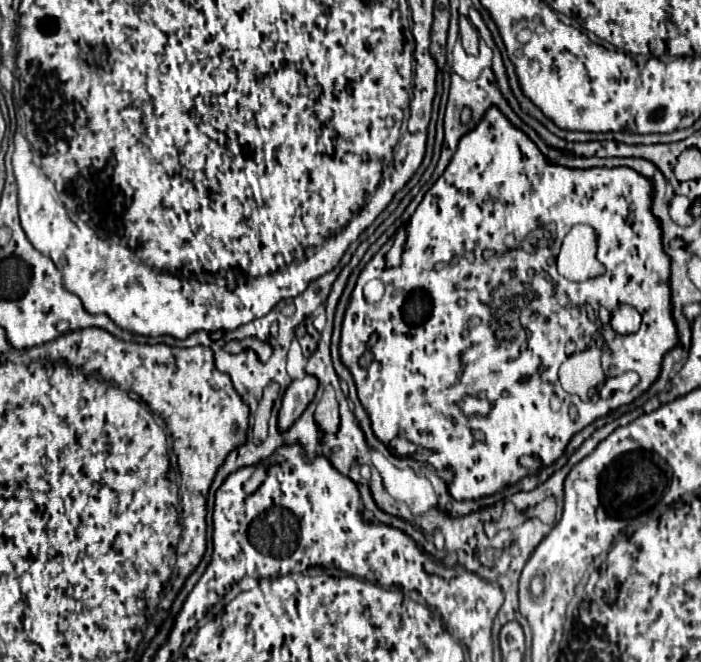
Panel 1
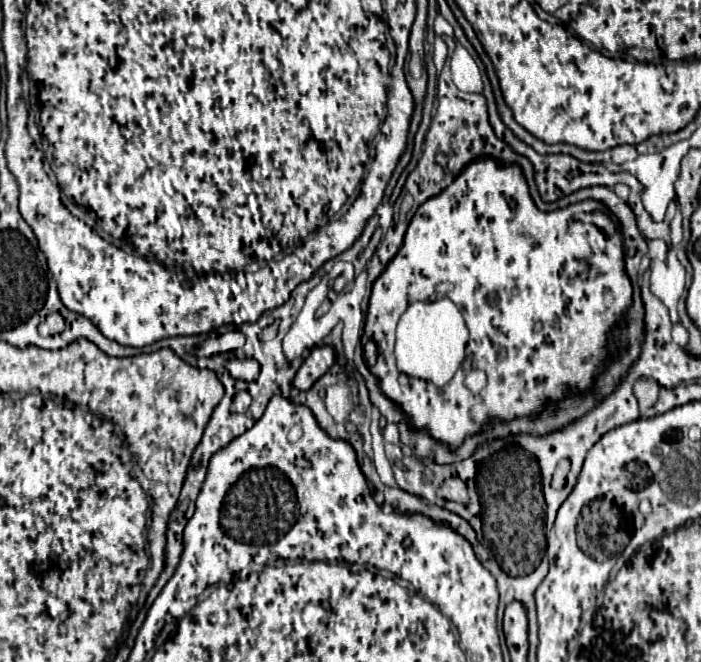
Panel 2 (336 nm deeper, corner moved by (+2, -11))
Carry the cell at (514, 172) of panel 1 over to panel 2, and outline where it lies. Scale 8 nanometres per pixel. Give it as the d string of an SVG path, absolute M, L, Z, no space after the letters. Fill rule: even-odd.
M492 157L472 161L446 191L420 205L406 231L400 255L392 259L388 271L384 271L372 287L366 315L364 335L370 335L380 351L372 371L380 375L384 395L388 395L388 399L396 399L396 403L404 403L404 411L412 415L412 423L416 423L416 427L428 427L436 439L448 443L448 447L458 447L468 435L480 431L492 419L536 417L536 413L544 409L544 401L548 397L562 399L570 389L586 391L592 387L594 375L600 373L606 363L608 331L632 305L632 285L624 275L620 233L602 235L594 225L576 219L578 213L602 209L602 203L582 201L564 209L542 213L530 199L520 167L502 167ZM442 281L454 281L458 303L464 301L466 319L472 321L468 323L470 331L482 335L490 331L490 351L480 347L488 345L488 337L484 337L486 343L478 341L470 347L472 351L480 351L480 369L488 377L486 387L478 393L464 387L467 373L462 368L443 387L406 377L396 369L394 341L400 317L410 303L432 301L436 297L434 285Z

